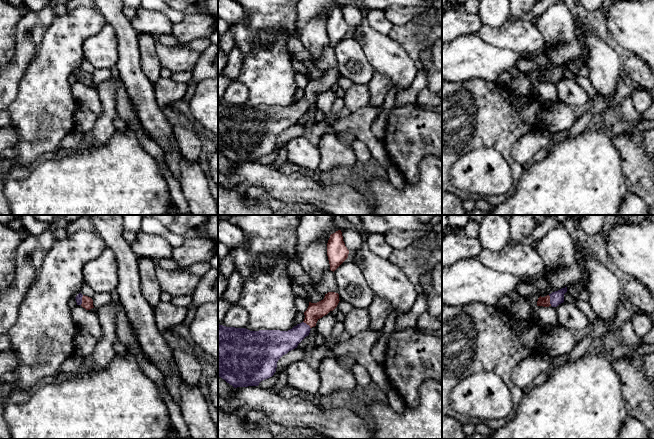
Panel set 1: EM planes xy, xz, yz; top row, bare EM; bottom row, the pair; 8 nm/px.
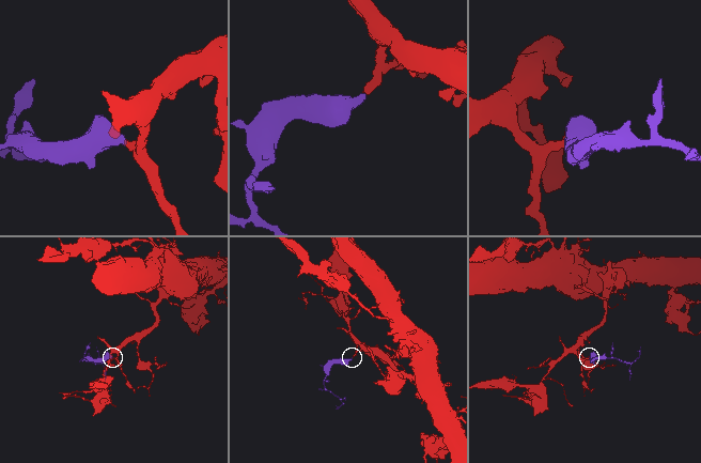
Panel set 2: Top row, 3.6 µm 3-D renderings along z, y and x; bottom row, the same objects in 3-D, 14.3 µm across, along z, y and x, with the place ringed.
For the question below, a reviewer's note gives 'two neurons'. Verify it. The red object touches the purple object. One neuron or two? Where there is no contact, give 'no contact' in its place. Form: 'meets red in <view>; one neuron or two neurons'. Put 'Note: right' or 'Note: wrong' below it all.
meets red in yz; one neuron
Note: wrong

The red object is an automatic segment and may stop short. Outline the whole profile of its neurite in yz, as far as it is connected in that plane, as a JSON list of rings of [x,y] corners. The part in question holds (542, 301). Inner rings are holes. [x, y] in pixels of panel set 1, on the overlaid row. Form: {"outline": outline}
{"outline": [[[567,287],[562,288],[558,291],[552,292],[545,297],[539,297],[537,301],[537,306],[543,307],[557,307],[559,304],[564,302],[564,294],[567,292]]]}

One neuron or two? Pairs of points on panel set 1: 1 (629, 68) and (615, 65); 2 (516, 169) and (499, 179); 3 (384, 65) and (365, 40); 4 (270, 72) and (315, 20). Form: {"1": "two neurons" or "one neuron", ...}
{"1": "two neurons", "2": "two neurons", "3": "one neuron", "4": "two neurons"}

